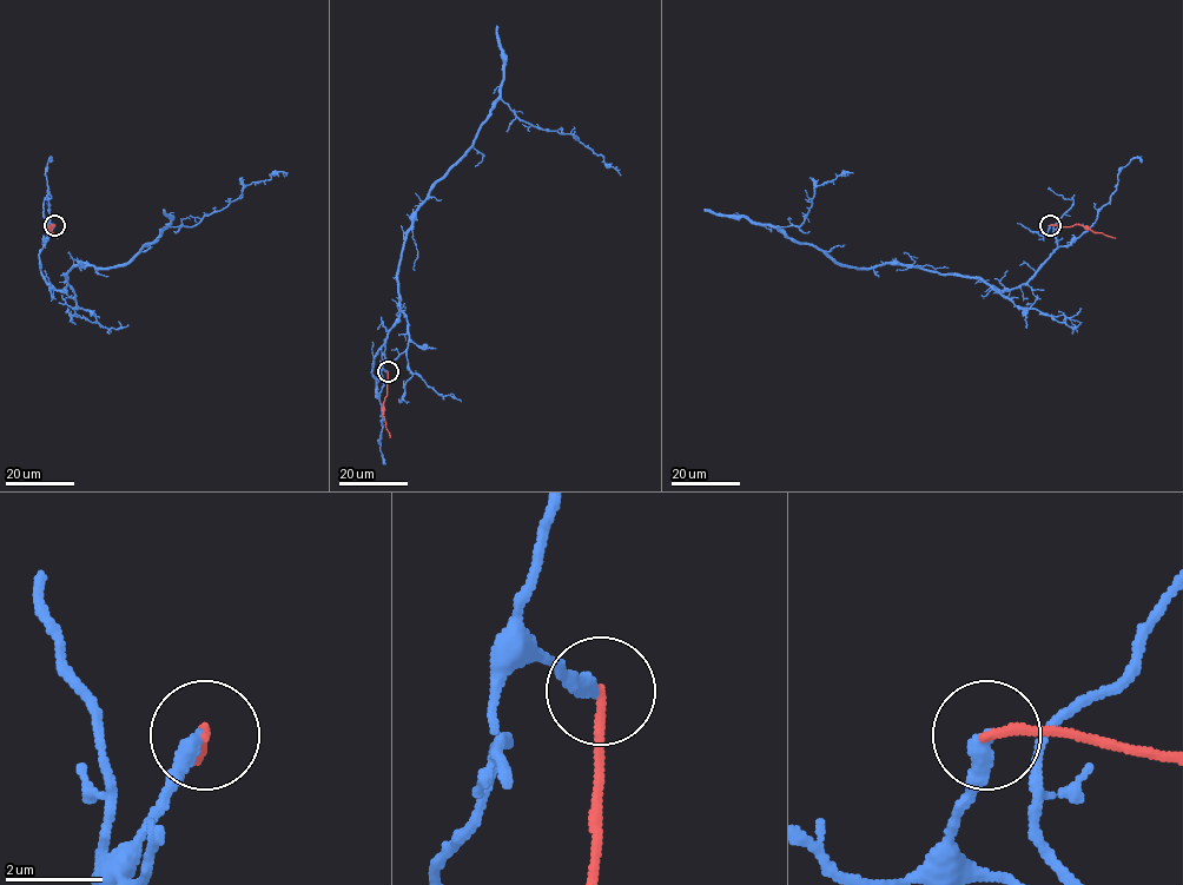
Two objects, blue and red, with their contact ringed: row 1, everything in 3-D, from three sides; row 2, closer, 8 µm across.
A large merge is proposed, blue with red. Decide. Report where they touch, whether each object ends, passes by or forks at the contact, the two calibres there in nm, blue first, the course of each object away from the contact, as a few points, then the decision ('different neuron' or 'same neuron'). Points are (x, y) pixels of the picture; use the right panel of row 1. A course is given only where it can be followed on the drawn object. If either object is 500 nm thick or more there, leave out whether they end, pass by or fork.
at (1050, 225); blue ends there; red ends there; 360 nm thick on the blue side, 190 nm on the other; blue runs (1050, 225), (1053, 252), (1004, 290), (900, 264), (841, 266), (777, 226), (800, 225), (814, 189), (853, 173); red runs (1050, 225), (1088, 226), (1116, 238); different neuron

